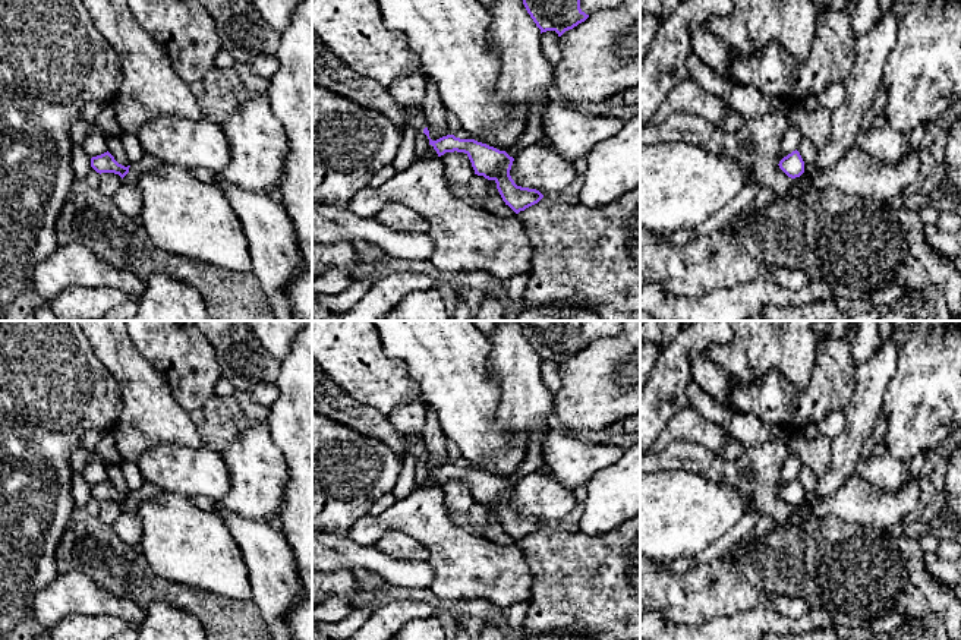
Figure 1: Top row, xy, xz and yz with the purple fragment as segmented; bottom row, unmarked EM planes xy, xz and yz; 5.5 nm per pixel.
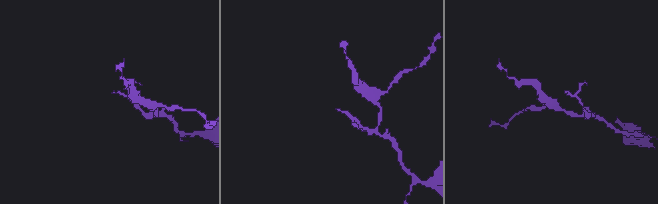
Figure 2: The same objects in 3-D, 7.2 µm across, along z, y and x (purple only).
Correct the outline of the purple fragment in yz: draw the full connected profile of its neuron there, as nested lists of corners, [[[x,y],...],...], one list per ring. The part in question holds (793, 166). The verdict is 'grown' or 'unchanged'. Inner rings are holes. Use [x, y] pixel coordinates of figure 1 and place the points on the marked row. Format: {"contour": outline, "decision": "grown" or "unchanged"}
{"contour": [[[797,149],[784,157],[778,165],[791,179],[800,177],[804,173],[804,161]]], "decision": "unchanged"}

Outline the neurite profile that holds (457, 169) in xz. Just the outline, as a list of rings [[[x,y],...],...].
[[[445,152],[441,155],[444,164],[444,179],[448,186],[467,186],[469,180],[475,176],[472,163],[464,152]]]

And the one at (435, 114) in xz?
[[[428,82],[425,100],[422,103],[429,138],[437,141],[448,135],[447,108],[444,107],[438,89],[434,82]]]

